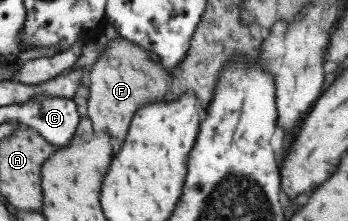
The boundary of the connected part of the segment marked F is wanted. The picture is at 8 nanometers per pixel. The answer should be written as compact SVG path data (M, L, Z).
M119 35L107 41L88 73L86 116L95 133L105 132L109 136L112 155L115 155L119 152L119 147L123 146L131 117L137 108L147 103L163 101L163 94L169 89L170 73L159 63L151 61L140 46Z

